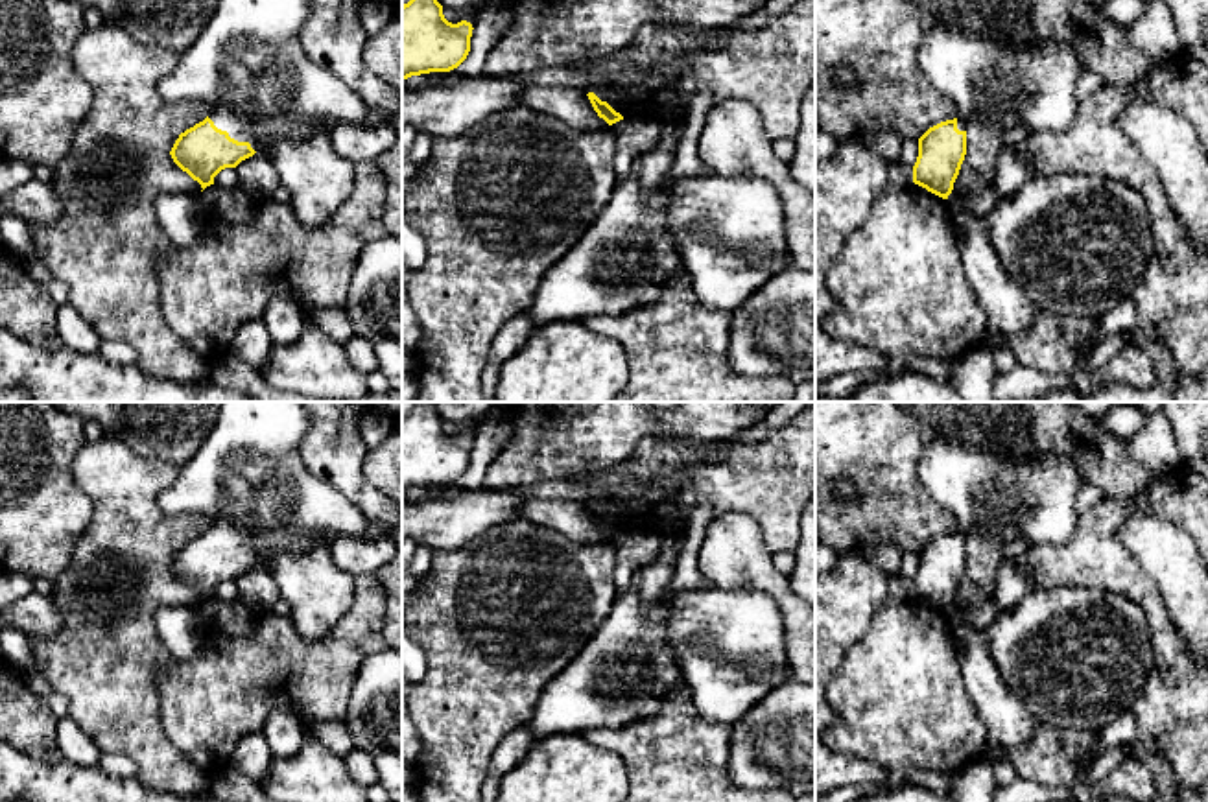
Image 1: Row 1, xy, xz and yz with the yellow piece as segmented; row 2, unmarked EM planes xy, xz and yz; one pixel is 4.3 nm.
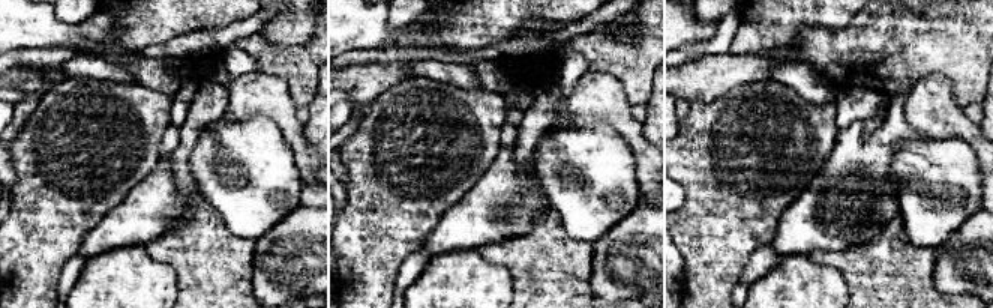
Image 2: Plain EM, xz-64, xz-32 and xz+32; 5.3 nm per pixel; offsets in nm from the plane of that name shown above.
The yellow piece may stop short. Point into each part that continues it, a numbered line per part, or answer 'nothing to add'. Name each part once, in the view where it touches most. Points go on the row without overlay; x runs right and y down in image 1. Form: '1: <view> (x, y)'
1: xy (248, 476)

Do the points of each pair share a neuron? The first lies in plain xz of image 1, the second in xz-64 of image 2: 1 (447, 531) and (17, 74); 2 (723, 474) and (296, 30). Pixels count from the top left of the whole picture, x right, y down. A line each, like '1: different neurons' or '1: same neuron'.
1: same neuron
2: different neurons

